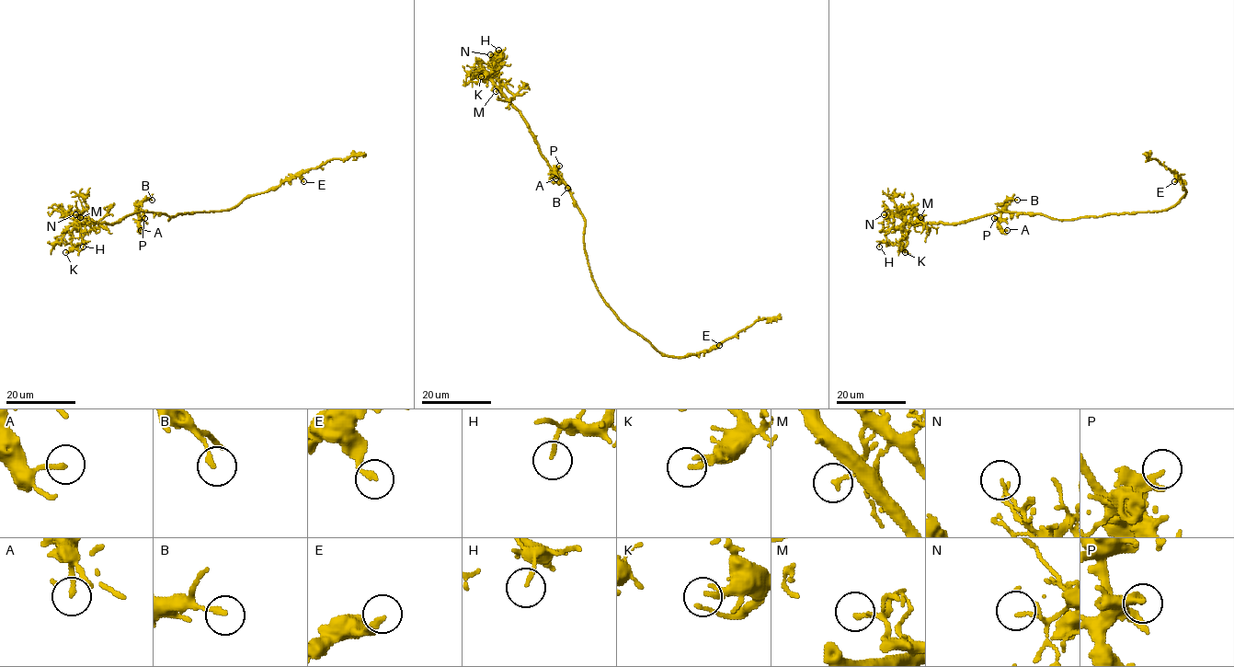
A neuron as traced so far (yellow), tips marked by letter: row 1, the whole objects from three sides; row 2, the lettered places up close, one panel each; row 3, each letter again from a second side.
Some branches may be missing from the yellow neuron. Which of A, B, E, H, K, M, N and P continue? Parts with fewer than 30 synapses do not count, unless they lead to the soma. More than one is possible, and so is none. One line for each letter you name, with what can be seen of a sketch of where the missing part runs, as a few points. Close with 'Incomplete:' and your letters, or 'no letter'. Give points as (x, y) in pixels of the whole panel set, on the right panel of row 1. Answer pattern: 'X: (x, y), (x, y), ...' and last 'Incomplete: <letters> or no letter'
Incomplete: no letter

